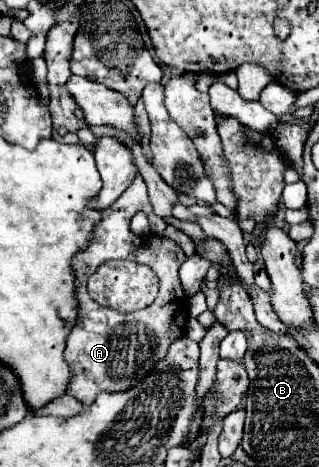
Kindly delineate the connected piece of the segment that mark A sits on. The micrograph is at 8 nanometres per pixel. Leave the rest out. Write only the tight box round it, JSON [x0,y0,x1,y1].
[64,176,188,406]

